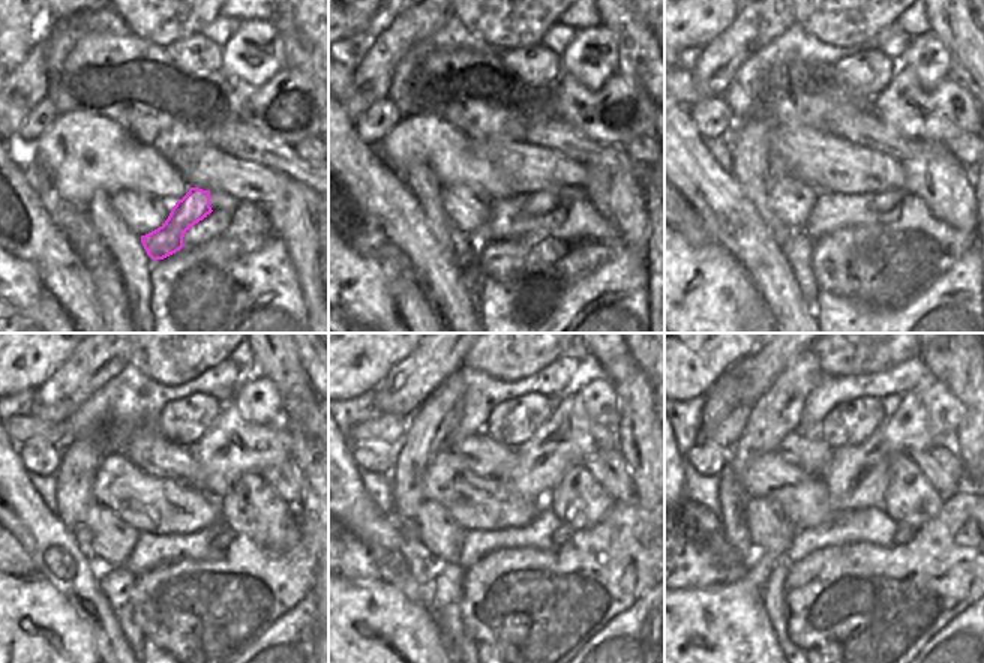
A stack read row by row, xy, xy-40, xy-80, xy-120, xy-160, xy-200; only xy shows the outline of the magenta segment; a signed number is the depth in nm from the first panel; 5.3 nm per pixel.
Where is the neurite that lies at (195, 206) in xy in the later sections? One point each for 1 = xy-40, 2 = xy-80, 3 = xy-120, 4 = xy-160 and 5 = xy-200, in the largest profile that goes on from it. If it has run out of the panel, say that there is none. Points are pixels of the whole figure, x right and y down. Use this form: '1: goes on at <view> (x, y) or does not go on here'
1: goes on at xy-40 (542, 203)
2: goes on at xy-80 (887, 200)
3: goes on at xy-120 (222, 536)
4: goes on at xy-160 (561, 536)
5: goes on at xy-200 (903, 534)

